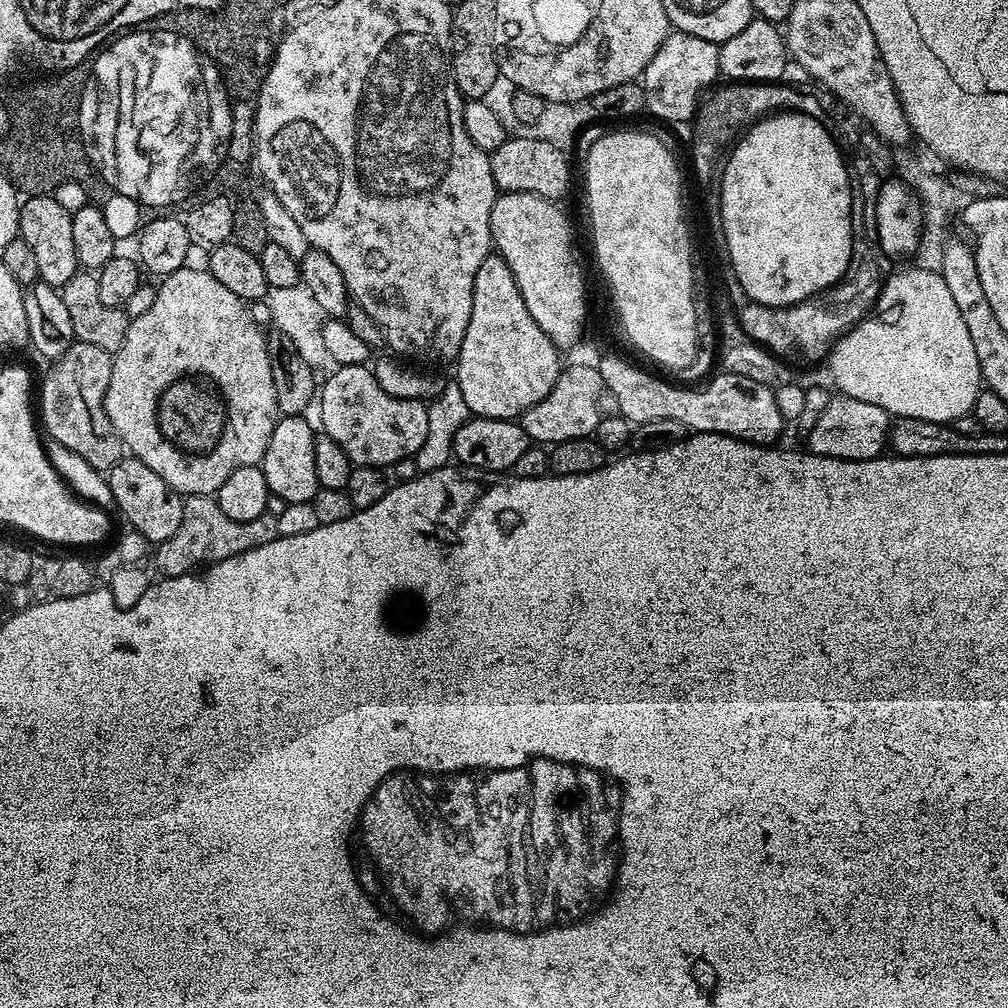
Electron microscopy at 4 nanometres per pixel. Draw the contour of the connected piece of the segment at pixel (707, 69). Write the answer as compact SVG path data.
M669 31L662 46L658 46L658 54L650 58L642 77L645 109L649 113L652 111L660 120L684 124L689 119L688 124L697 115L698 105L705 95L704 88L711 89L719 76L720 49L717 45L694 38L694 34Z

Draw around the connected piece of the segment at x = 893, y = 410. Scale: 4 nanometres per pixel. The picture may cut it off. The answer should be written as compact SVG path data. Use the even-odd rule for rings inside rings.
M928 268L893 271L883 281L874 311L837 339L826 357L827 364L833 382L843 395L874 402L874 406L882 406L892 418L922 418L952 424L971 413L982 391L978 354L974 354L974 342L964 334L962 314L958 314L958 305L939 271L931 272Z

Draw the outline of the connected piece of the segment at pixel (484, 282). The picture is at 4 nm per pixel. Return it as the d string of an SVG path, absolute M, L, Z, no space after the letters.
M499 254L487 256L482 266L478 266L478 274L474 278L470 326L466 326L466 338L462 338L460 355L454 361L454 380L461 387L471 415L499 420L516 420L523 416L530 406L542 402L542 398L550 394L562 371L559 355L556 345L542 334L542 326L530 318L530 310L526 310L526 302L522 302L522 294L518 290L518 282L514 282L514 274L510 274L510 266L506 266Z

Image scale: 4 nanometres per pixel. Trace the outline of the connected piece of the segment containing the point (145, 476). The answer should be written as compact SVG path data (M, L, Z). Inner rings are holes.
M131 454L125 455L124 459L108 469L106 477L110 490L113 491L115 511L120 511L128 519L126 524L129 529L144 535L156 546L170 538L174 530L178 530L184 509L181 493L173 490L162 478L158 478L158 474L154 474L154 470L146 466L146 462Z

